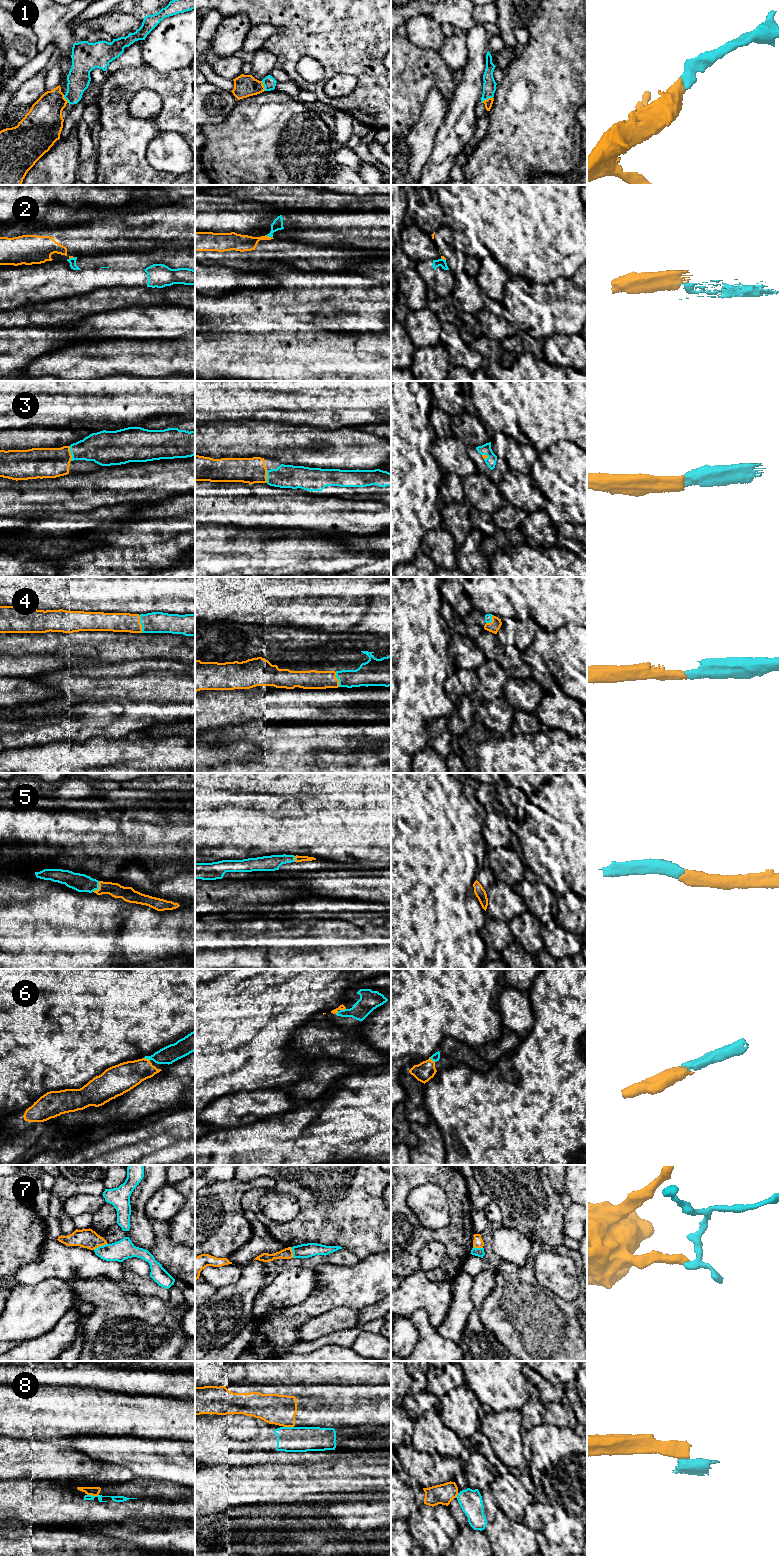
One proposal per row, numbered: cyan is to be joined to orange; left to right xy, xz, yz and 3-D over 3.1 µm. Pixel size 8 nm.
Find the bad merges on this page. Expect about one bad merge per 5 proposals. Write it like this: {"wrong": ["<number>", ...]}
{"wrong": ["2", "8"]}

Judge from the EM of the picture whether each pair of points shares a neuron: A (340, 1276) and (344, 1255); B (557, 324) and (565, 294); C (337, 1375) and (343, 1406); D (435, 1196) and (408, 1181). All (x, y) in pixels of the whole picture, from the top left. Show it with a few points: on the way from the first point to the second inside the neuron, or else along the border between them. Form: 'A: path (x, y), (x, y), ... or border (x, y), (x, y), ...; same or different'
A: border (360, 1260), (350, 1265), (334, 1265), (326, 1262); different
B: path (564, 317), (565, 301); same
C: border (315, 1384), (350, 1385); different
D: border (441, 1188), (418, 1185), (406, 1204); different

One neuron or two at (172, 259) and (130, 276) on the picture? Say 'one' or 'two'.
one

